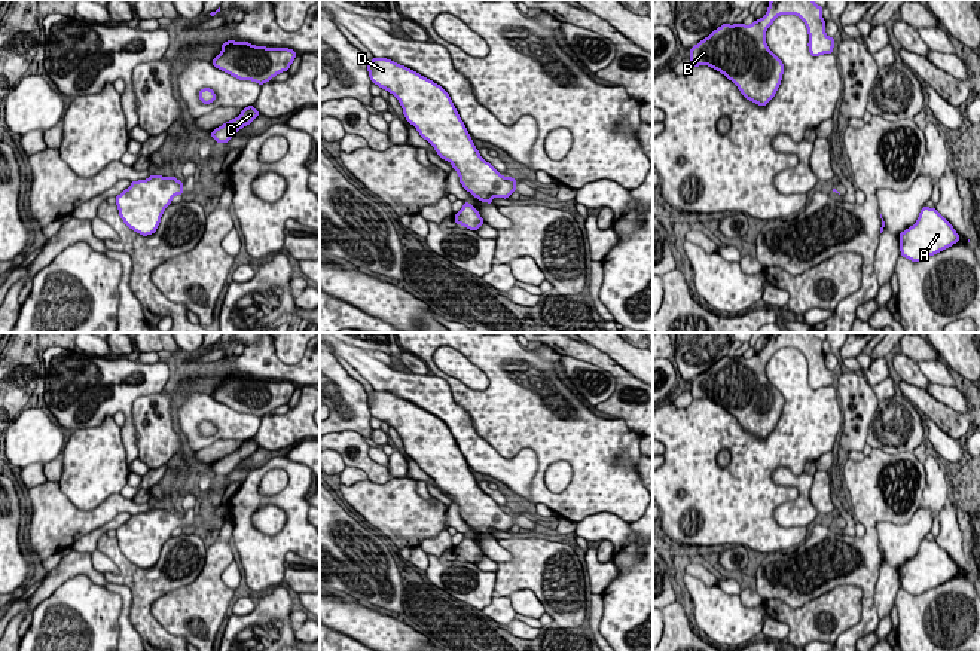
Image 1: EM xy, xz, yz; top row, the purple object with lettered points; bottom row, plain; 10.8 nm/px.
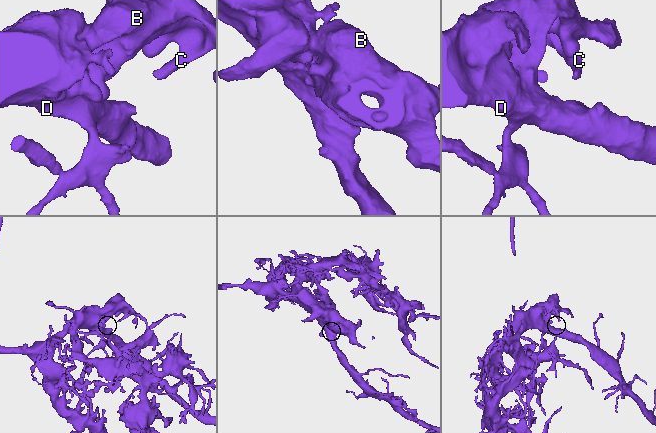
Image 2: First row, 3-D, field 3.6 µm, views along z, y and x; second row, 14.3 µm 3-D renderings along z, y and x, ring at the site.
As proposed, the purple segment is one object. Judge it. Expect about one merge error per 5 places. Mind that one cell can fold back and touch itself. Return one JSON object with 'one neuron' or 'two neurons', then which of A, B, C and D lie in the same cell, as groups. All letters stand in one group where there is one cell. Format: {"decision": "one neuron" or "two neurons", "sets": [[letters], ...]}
{"decision": "one neuron", "sets": [["A", "B", "C", "D"]]}

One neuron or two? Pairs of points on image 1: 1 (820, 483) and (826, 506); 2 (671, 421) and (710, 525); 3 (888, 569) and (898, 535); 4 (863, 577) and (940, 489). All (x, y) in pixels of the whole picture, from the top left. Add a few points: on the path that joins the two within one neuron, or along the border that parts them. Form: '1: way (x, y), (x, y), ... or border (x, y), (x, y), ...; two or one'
1: way (821, 489), (821, 500); one
2: way (690, 446), (690, 465), (710, 489), (710, 500); one
3: way (893, 561), (898, 544); one
4: border (925, 471), (924, 497), (919, 506); two

